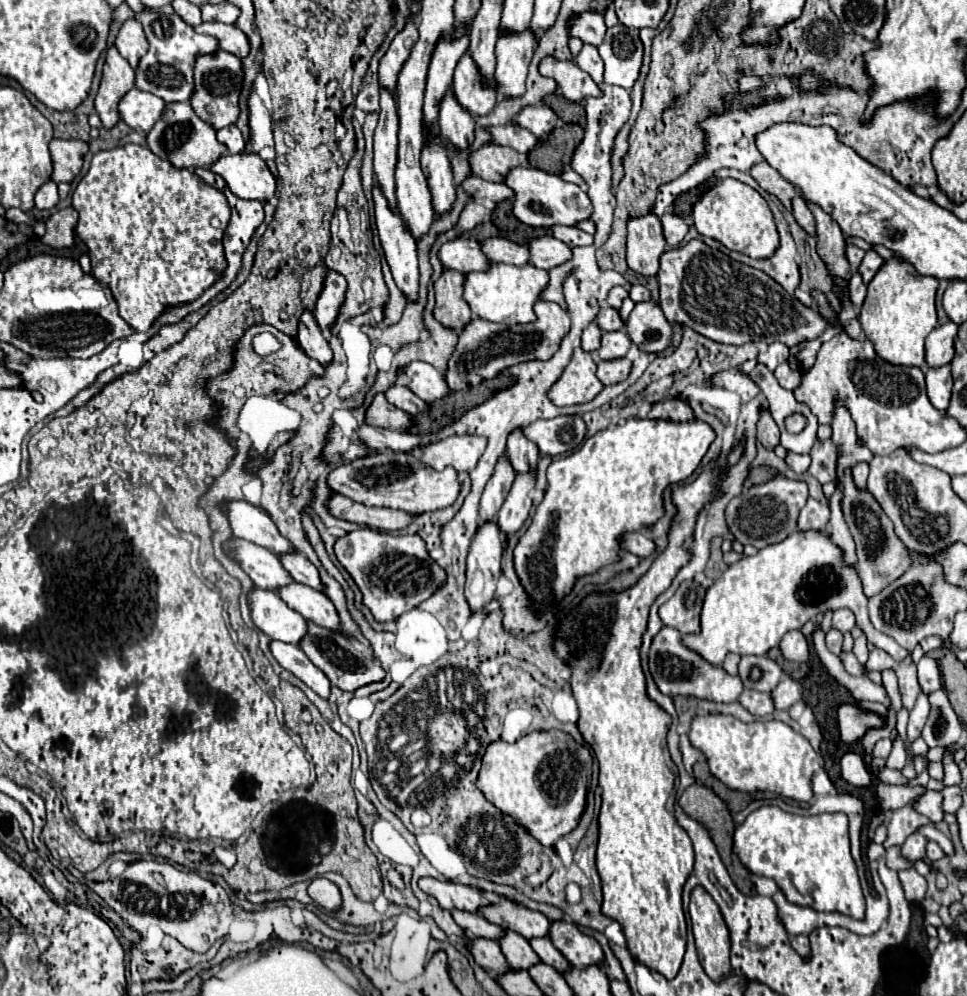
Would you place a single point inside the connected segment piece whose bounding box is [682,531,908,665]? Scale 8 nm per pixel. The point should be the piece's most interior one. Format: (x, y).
(759, 598)

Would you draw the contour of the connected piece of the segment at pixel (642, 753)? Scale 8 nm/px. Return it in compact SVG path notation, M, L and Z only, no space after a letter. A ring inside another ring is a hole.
M710 463L702 475L690 485L680 485L674 489L672 499L678 509L670 533L666 551L654 561L650 571L628 591L608 593L608 595L590 595L586 597L560 625L556 637L556 655L564 659L572 667L572 695L580 709L578 729L586 743L590 743L598 765L600 777L598 783L602 787L602 809L598 817L598 849L596 849L596 865L598 875L602 879L602 913L622 925L626 947L634 961L646 965L650 971L664 975L666 979L674 979L682 967L682 959L686 953L686 917L682 909L682 889L686 879L694 869L694 851L690 837L682 827L678 827L674 819L674 799L676 799L676 783L678 783L678 767L670 759L666 747L666 733L670 727L670 715L660 709L654 701L646 697L644 673L640 667L640 643L642 633L646 631L648 611L654 599L664 593L674 575L682 565L688 563L690 555L684 549L684 543L690 541L698 513L702 507L714 497L714 477L716 471L722 471L722 463Z

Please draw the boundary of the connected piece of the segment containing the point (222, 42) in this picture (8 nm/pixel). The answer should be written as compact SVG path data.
M202 23L198 27L194 27L194 31L210 35L214 39L218 39L218 47L222 51L234 53L236 57L244 57L248 53L248 41L246 35L234 27L234 25L226 25L226 23Z

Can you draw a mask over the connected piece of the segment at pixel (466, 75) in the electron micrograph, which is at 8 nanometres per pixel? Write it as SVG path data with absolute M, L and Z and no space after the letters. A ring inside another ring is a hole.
M470 53L462 55L458 61L452 87L458 103L462 103L462 107L466 107L474 117L488 115L498 101L498 85L494 81L488 83L480 75Z

